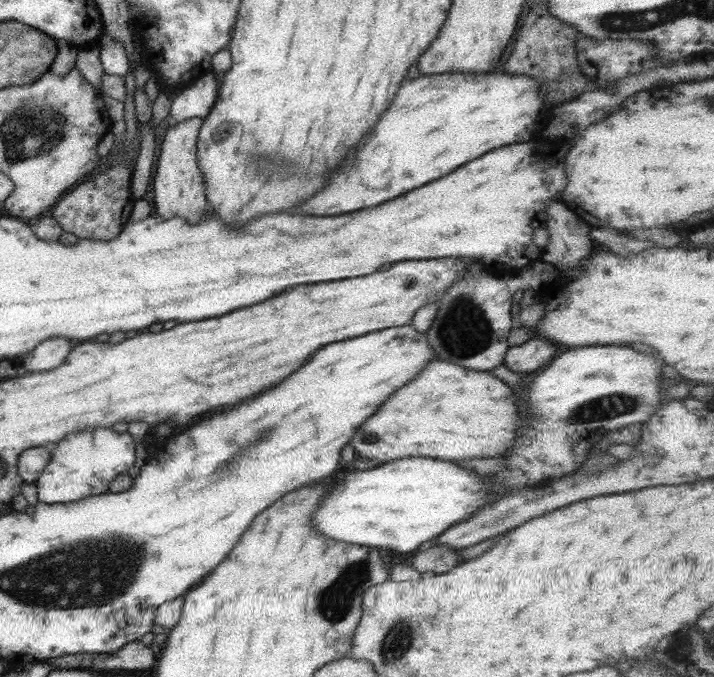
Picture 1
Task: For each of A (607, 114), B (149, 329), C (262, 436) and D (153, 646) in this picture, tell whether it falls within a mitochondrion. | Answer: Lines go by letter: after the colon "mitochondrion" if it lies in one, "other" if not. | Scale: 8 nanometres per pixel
A: other
B: other
C: mitochondrion
D: other

